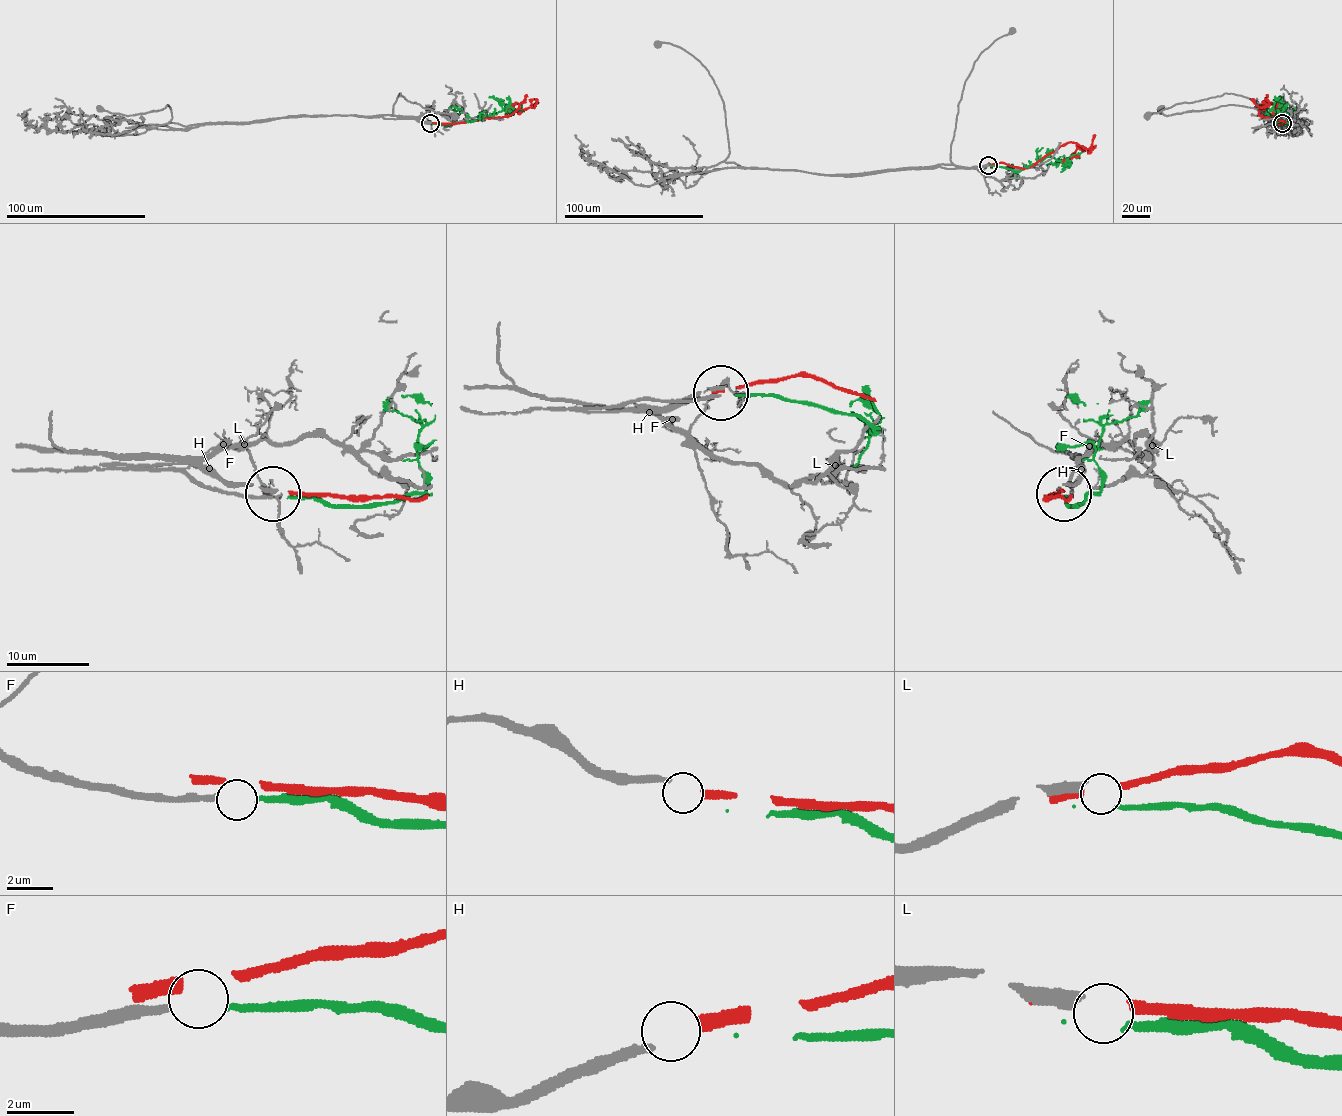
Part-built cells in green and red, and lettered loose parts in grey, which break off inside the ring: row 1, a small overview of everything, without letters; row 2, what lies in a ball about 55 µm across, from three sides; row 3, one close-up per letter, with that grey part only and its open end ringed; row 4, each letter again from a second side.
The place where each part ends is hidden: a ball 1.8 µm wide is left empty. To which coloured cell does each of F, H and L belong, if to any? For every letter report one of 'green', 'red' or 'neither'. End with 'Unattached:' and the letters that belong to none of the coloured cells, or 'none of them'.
F: green
H: red
L: neither
Unattached: L

